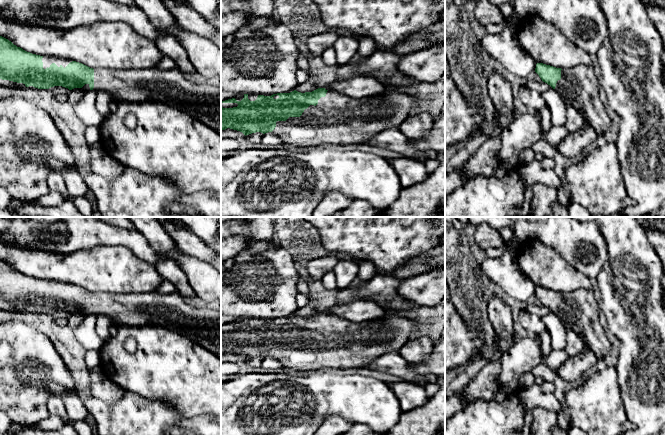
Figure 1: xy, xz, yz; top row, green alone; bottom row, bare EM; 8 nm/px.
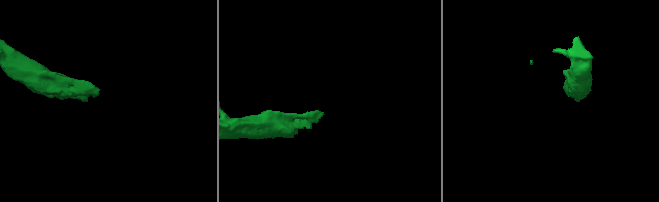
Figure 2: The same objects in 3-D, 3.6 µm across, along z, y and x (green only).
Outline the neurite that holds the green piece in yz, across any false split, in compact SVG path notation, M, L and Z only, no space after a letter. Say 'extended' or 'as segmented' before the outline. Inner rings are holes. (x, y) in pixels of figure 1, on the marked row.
extended; M537 63L535 72L550 85L565 104L583 112L597 134L608 131L611 120L599 95L600 81L591 65L561 69Z

